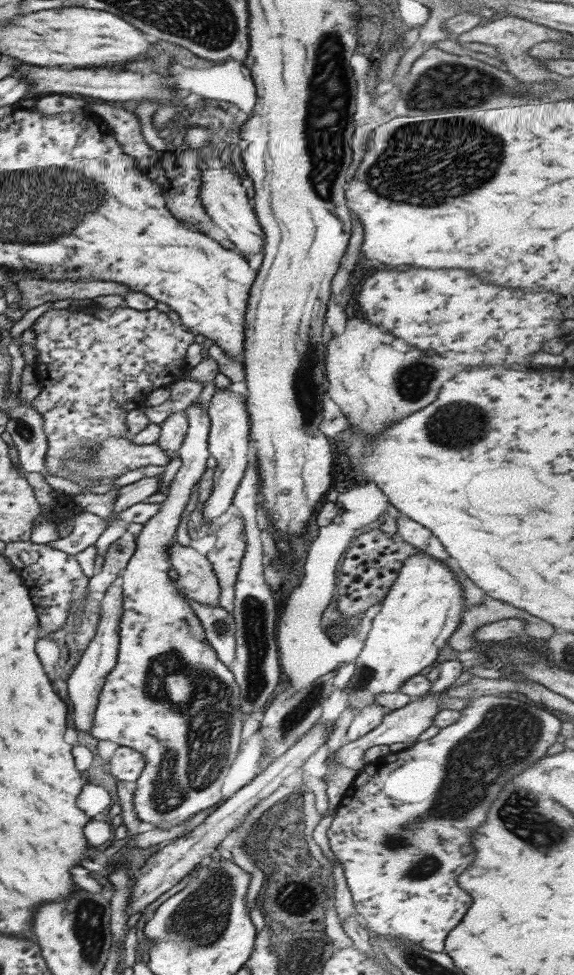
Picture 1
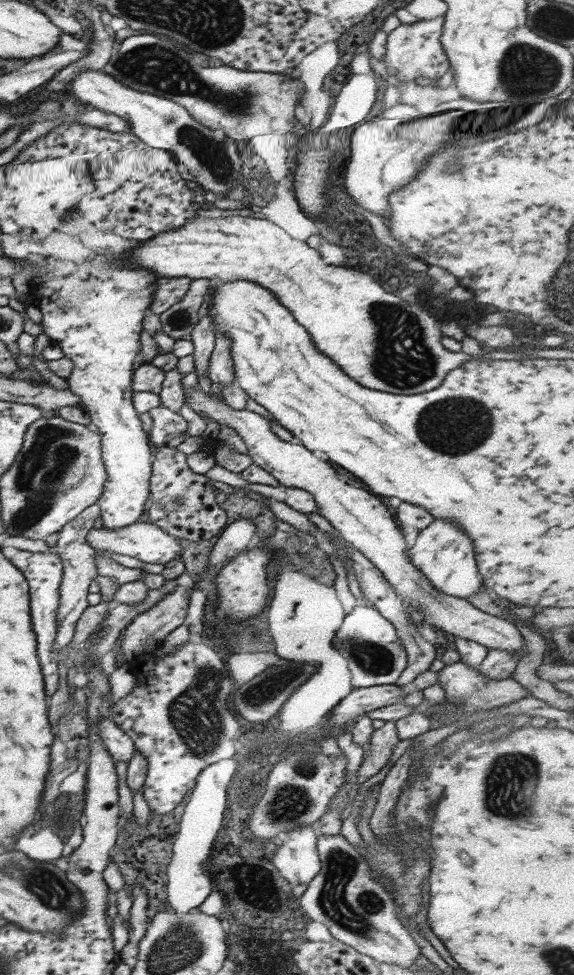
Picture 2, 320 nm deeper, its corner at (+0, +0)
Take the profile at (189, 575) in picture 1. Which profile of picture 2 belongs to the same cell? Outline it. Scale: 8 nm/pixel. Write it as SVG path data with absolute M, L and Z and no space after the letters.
M139 521L113 531L107 531L103 527L91 528L86 534L86 543L94 548L97 554L100 554L102 550L106 550L111 554L125 554L125 556L133 556L133 558L137 558L144 563L163 564L164 566L172 560L180 560L182 549L179 539L173 538L163 528Z

